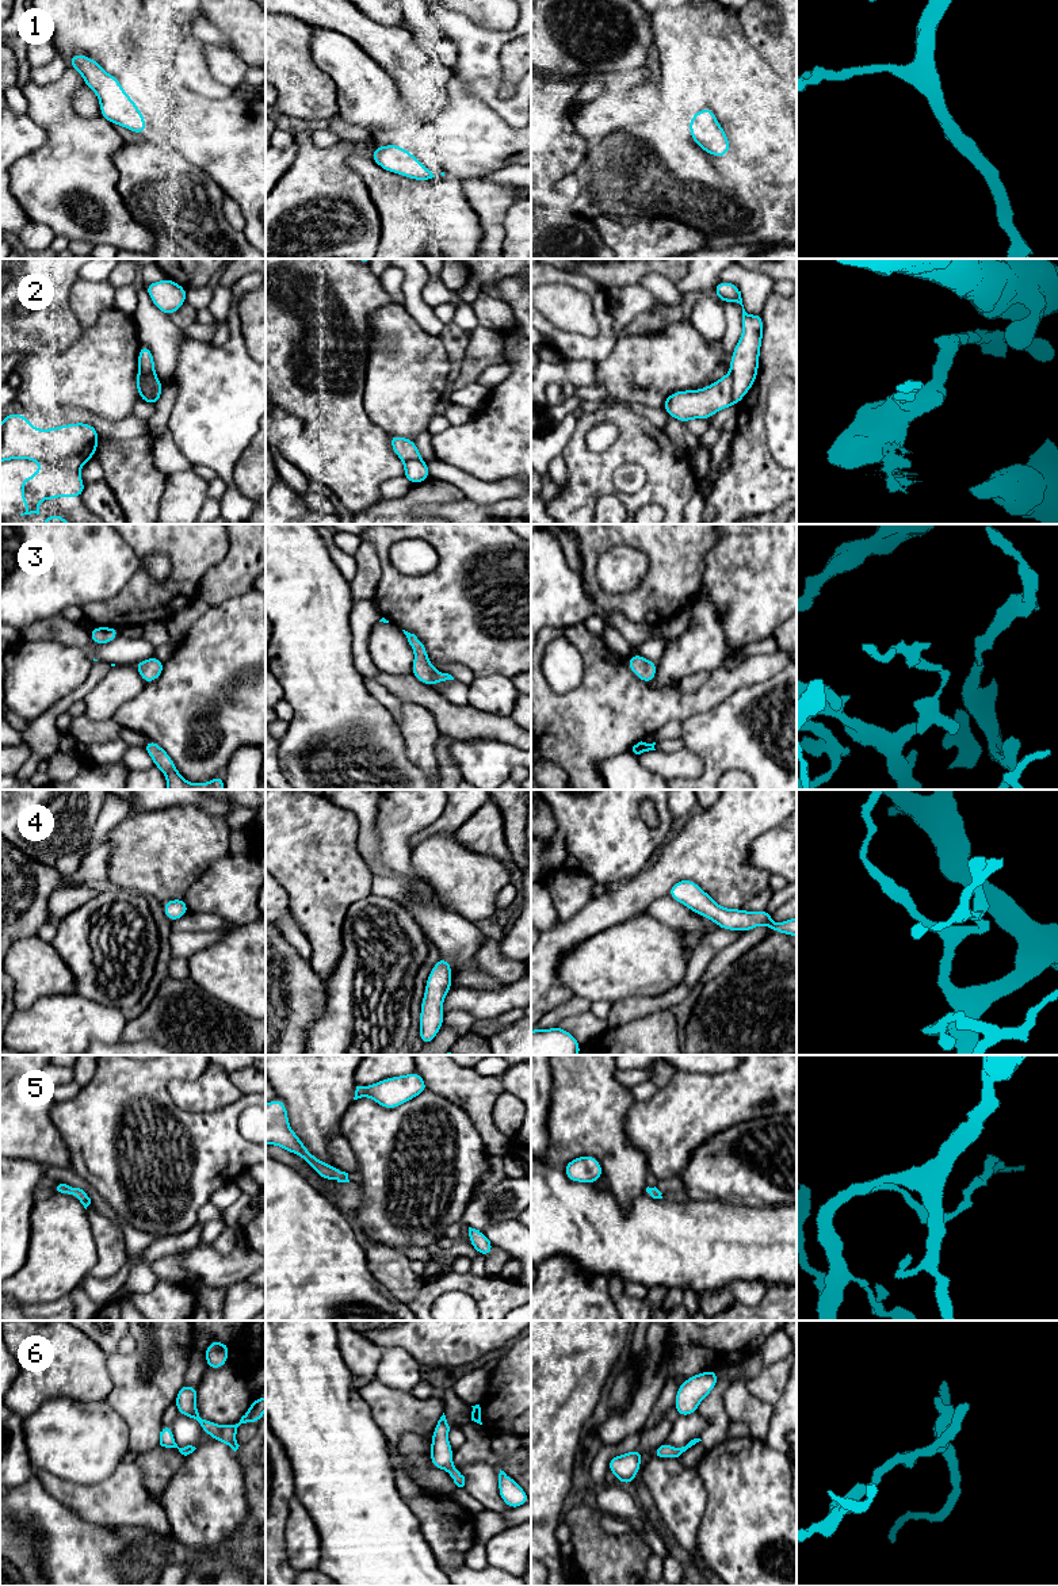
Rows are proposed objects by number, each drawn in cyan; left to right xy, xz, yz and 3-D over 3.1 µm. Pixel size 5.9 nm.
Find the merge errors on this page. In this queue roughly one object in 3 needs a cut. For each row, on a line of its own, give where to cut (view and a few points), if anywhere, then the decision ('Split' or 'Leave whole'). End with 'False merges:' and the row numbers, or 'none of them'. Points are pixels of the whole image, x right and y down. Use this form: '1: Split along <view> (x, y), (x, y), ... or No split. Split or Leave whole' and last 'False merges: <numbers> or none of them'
1: No split. Leave whole
2: Split along yz (729, 374), (733, 404). Split
3: No split. Leave whole
4: No split. Leave whole
5: No split. Leave whole
6: No split. Leave whole
False merges: 2

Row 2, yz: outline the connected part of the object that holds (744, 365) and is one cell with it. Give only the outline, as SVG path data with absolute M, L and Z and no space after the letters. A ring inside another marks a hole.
M718 282L714 287L714 294L722 303L737 302L742 306L742 335L730 359L733 405L738 405L757 378L760 347L763 343L763 314L749 316L745 312L741 291L732 282Z

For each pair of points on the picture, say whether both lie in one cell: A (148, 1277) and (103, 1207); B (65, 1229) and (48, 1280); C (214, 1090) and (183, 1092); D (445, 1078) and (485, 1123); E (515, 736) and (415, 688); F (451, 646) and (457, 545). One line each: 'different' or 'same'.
A: same
B: same
C: same
D: same
E: same
F: same

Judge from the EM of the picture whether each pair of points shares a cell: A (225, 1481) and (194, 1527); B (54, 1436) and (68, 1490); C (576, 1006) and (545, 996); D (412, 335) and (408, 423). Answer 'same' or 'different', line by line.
A: same
B: different
C: different
D: same

